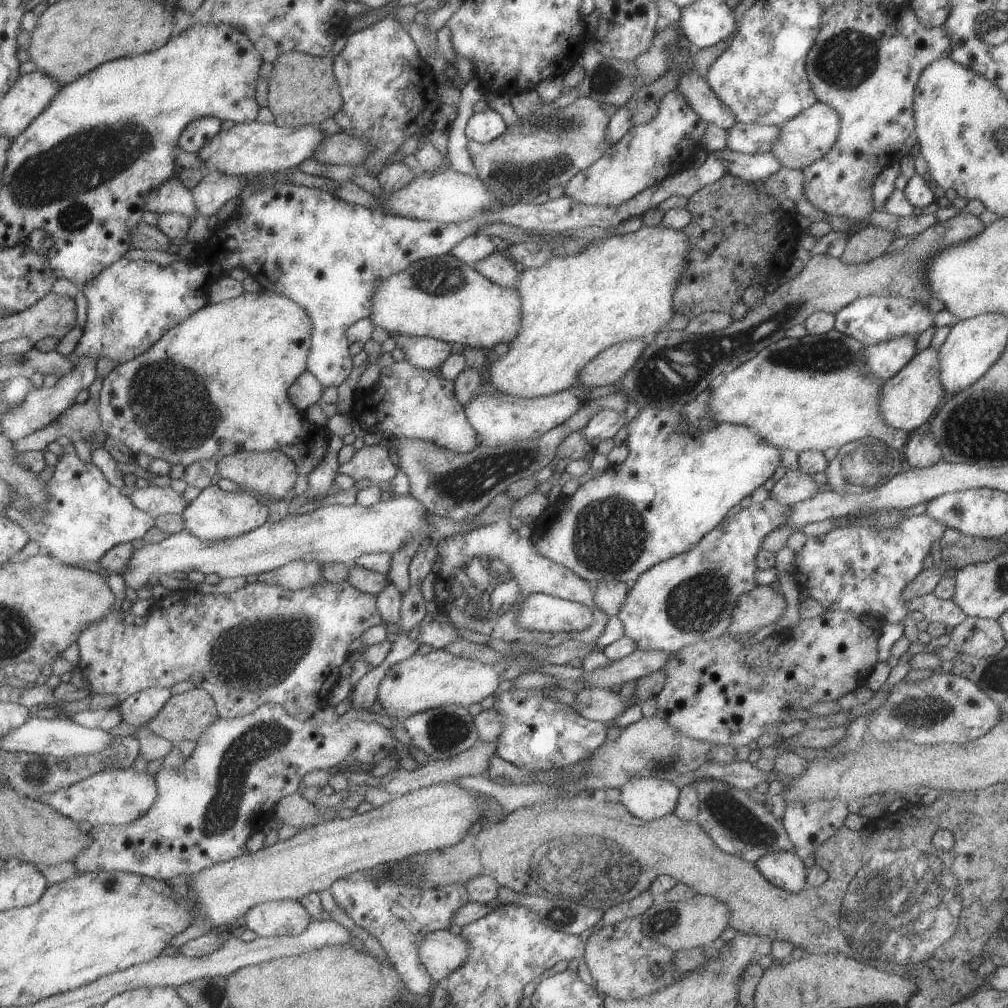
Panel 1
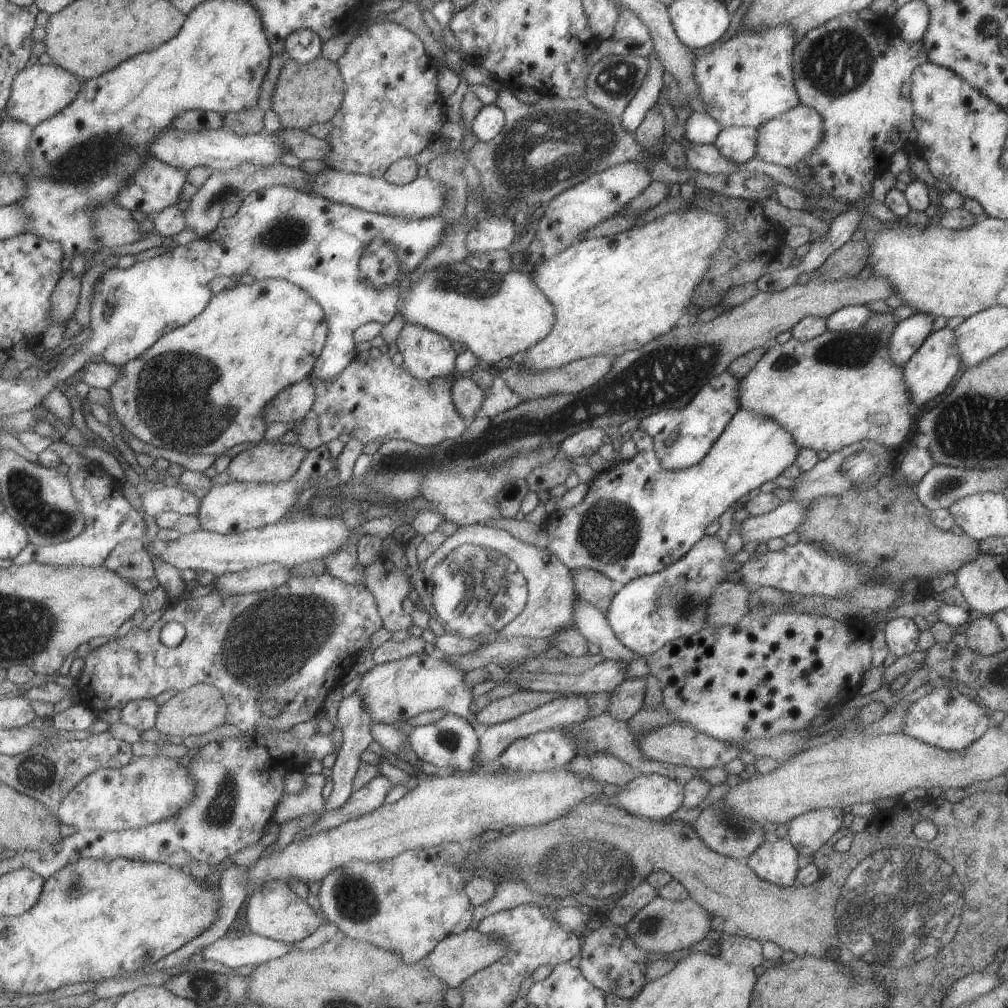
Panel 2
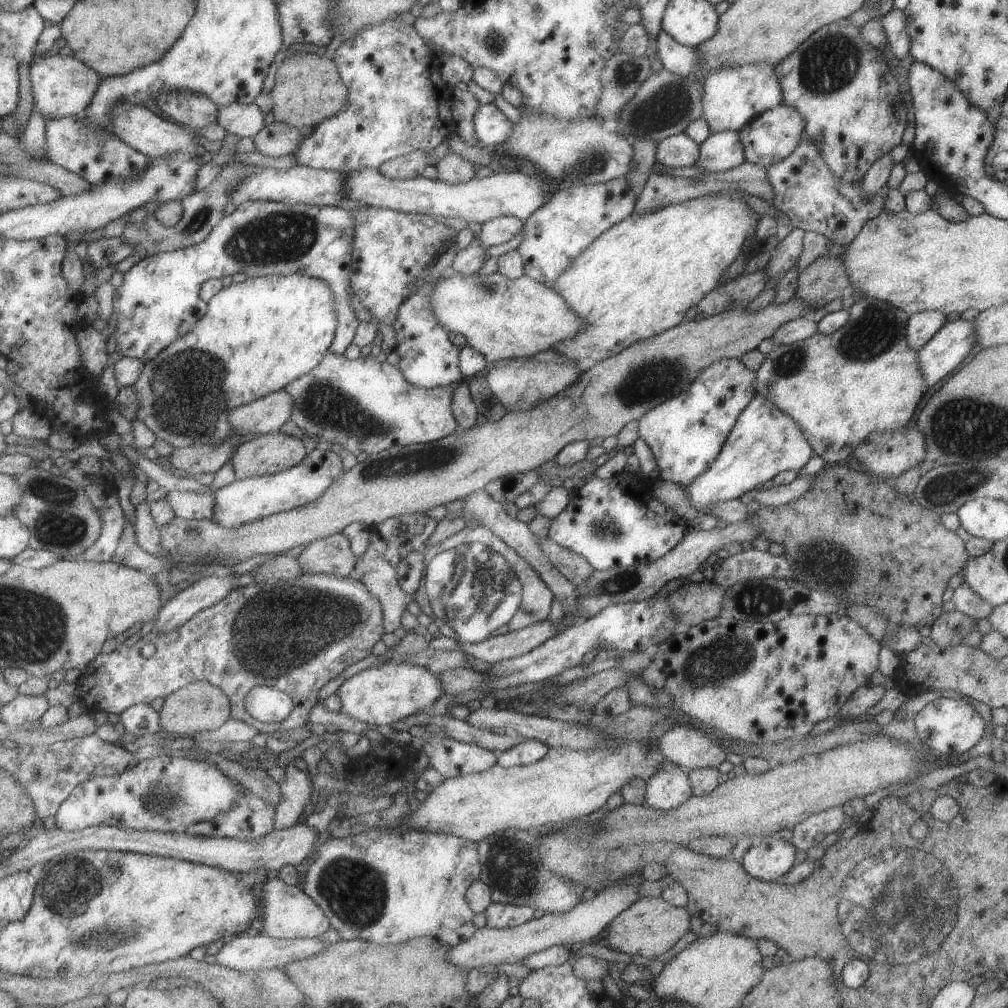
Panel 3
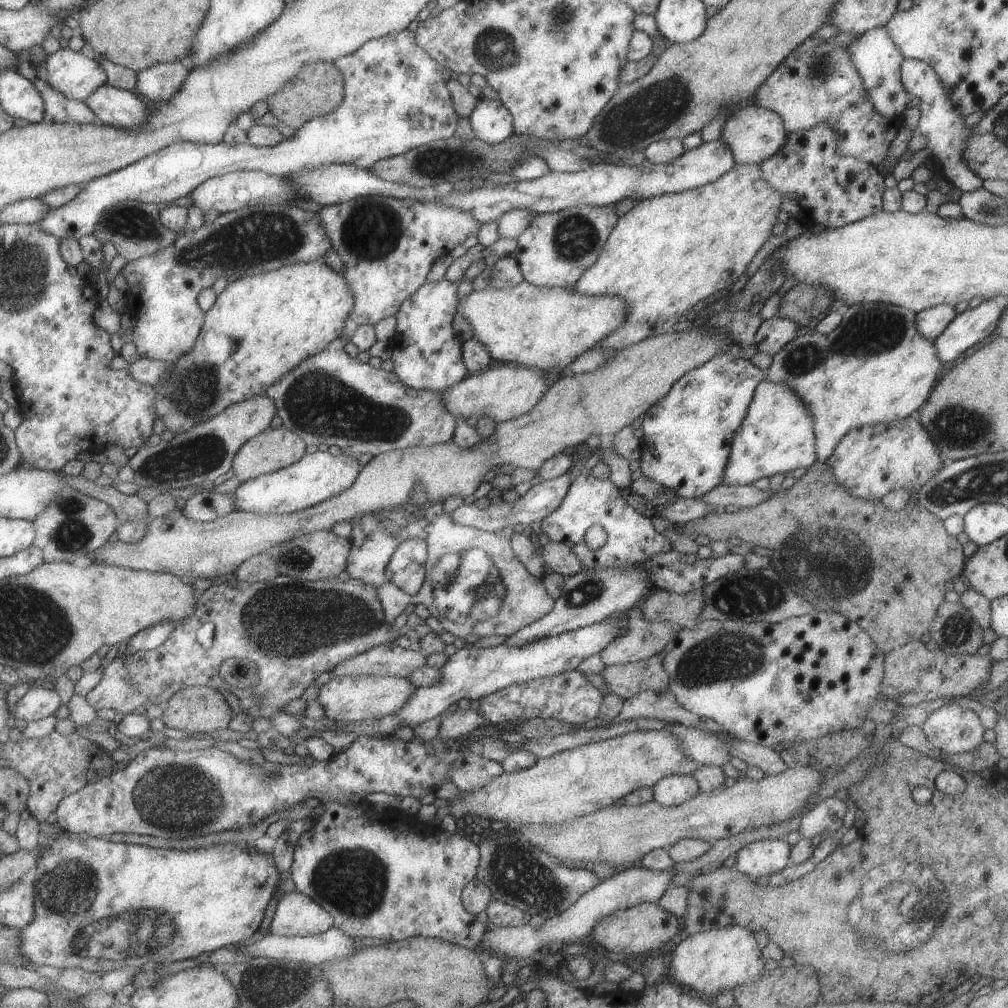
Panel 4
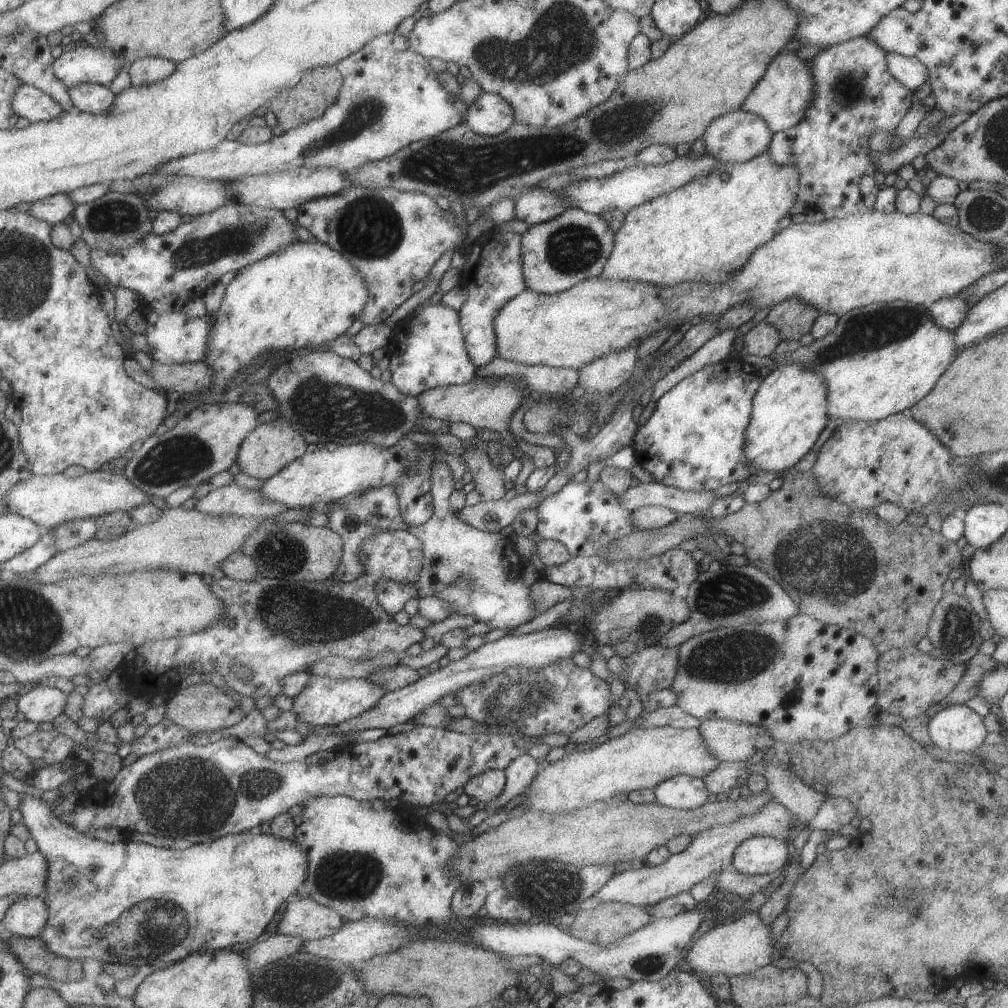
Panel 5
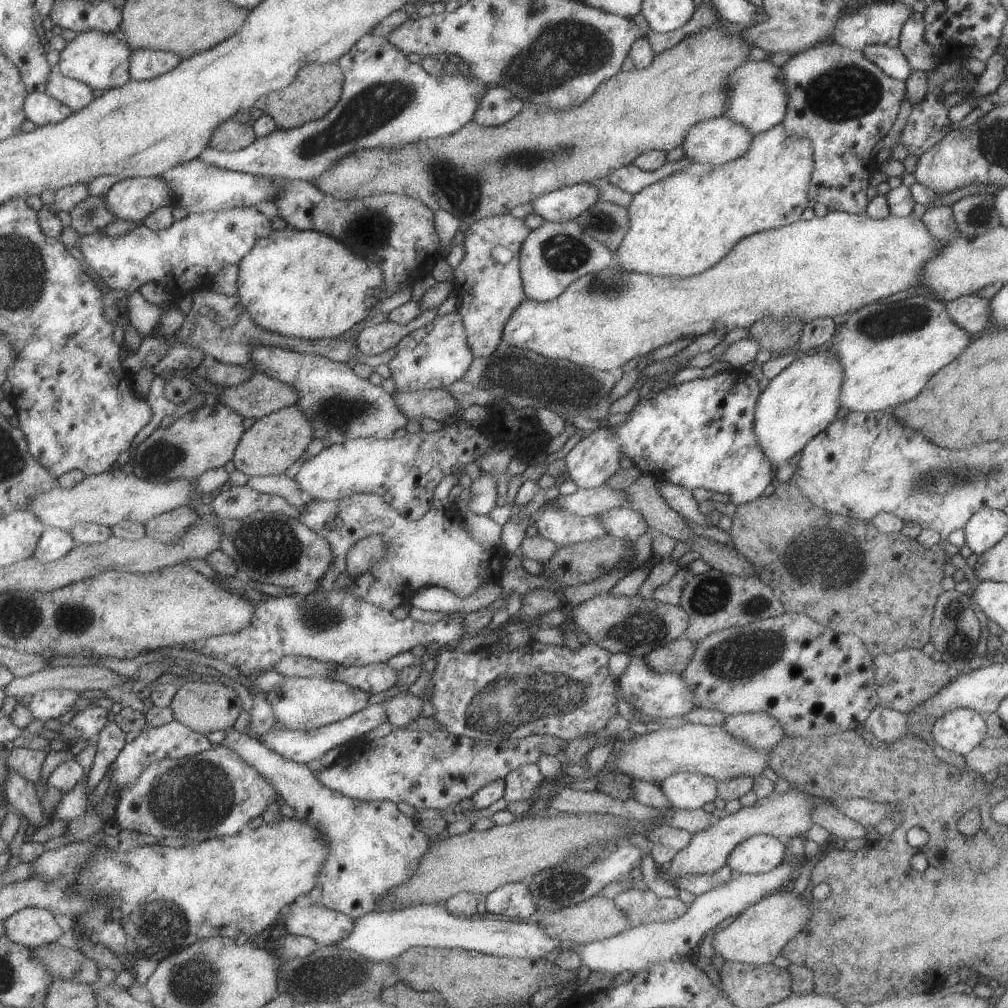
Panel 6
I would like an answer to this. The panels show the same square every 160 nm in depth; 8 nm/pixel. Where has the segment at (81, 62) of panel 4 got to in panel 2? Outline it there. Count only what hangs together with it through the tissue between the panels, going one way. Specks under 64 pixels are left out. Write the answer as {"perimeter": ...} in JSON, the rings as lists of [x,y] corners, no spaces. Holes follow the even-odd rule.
{"perimeter":[[[53,62],[47,65],[35,63],[15,78],[11,99],[3,115],[11,116],[19,122],[27,122],[35,128],[65,110],[79,96],[84,82],[78,75]]]}

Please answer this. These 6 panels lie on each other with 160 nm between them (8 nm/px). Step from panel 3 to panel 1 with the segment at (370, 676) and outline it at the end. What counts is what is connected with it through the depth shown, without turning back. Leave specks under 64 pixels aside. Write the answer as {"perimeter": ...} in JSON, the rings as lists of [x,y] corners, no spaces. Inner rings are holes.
{"perimeter":[[[431,649],[431,652],[424,656],[414,653],[407,660],[393,664],[385,672],[383,680],[377,686],[377,702],[381,704],[382,714],[393,717],[398,722],[415,712],[443,704],[467,708],[496,694],[499,683],[503,681],[500,677],[502,671],[493,664],[481,664],[469,658],[452,656],[441,649]]]}

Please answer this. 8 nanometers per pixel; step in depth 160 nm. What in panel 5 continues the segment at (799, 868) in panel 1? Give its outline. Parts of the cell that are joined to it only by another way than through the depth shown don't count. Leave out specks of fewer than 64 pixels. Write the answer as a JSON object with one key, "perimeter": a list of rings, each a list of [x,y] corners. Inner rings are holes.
{"perimeter":[[[755,835],[737,845],[730,868],[746,875],[764,875],[784,868],[787,862],[786,840]]]}

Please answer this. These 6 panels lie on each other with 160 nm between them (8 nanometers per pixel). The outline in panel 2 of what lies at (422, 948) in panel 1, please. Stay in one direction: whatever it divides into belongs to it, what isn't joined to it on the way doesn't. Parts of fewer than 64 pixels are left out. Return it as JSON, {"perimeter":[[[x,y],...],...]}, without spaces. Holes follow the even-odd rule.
{"perimeter":[[[466,929],[459,934],[441,938],[431,953],[426,955],[426,964],[435,978],[439,978],[447,988],[455,989],[465,978],[496,962],[505,952],[507,952],[507,946],[501,940],[496,942],[477,930]]]}

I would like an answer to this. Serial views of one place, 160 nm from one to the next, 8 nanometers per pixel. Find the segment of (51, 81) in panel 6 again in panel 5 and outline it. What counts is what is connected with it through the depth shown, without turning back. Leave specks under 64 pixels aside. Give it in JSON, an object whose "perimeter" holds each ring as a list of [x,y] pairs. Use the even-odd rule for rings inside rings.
{"perimeter":[[[81,83],[69,89],[76,110],[86,113],[102,113],[111,108],[116,94],[111,88],[97,83]]]}

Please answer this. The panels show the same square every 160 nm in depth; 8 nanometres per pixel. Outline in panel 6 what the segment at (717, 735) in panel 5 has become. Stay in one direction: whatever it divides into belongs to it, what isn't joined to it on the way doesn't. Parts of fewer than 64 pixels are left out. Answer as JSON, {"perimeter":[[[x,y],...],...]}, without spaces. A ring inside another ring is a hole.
{"perimeter":[[[762,712],[726,715],[721,725],[732,737],[756,749],[772,749],[783,737],[779,722]]]}

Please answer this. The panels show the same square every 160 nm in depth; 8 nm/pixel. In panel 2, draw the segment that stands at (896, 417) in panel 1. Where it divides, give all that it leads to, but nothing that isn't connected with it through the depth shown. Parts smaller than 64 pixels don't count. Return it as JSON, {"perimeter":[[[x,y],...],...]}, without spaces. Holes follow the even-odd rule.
{"perimeter":[[[944,327],[937,332],[931,332],[921,346],[915,350],[915,354],[907,360],[901,372],[903,384],[911,396],[912,412],[913,408],[921,407],[925,402],[941,394],[957,370],[959,370],[959,358],[957,358],[957,346],[955,346],[953,330]]]}

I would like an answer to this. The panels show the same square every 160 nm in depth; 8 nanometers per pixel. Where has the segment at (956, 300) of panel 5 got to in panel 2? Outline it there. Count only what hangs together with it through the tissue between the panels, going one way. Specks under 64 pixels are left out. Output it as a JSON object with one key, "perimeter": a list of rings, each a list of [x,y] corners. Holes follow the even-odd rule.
{"perimeter":[[[924,313],[911,314],[905,320],[897,322],[887,342],[887,354],[893,366],[903,366],[915,354],[925,338],[931,334],[934,320]]]}

